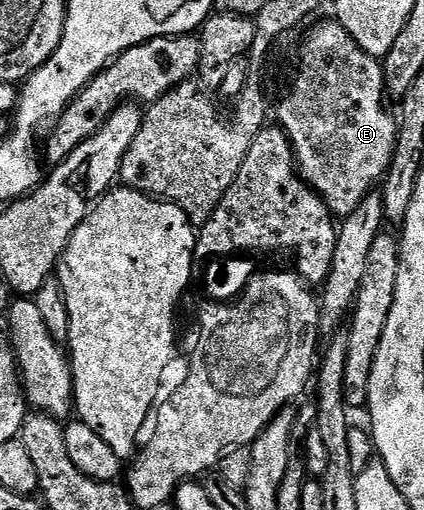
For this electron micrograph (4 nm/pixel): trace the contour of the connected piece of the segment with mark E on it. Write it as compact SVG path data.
M334 19L319 21L303 37L303 42L295 49L295 70L291 73L291 86L283 93L283 98L279 101L279 121L278 128L287 134L291 141L291 149L295 152L295 168L299 170L300 177L323 198L328 209L336 218L342 219L349 216L356 207L382 182L387 175L387 168L391 166L393 151L395 150L395 135L397 132L397 121L394 116L387 114L387 109L383 106L385 98L385 86L383 83L383 66L380 58L370 57L357 43L353 43L353 35L341 27L341 23Z

